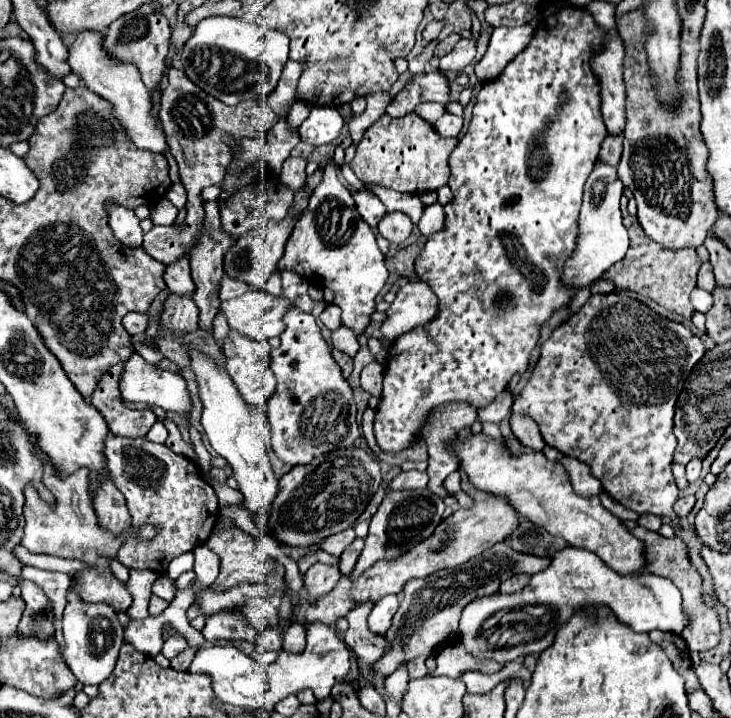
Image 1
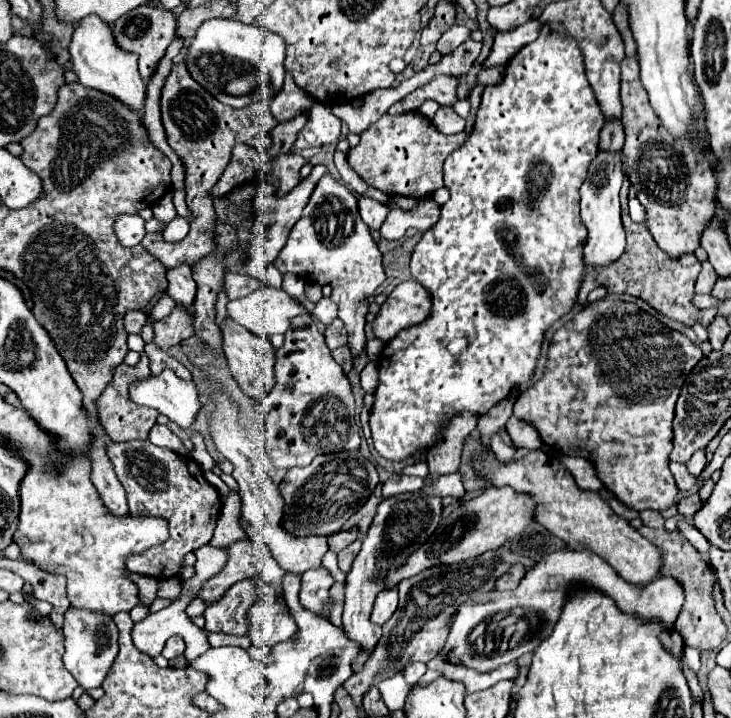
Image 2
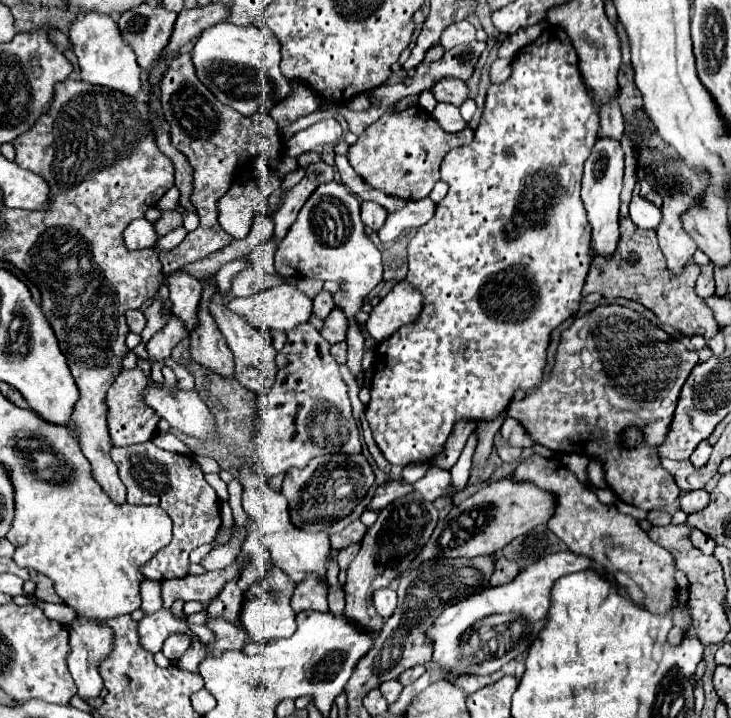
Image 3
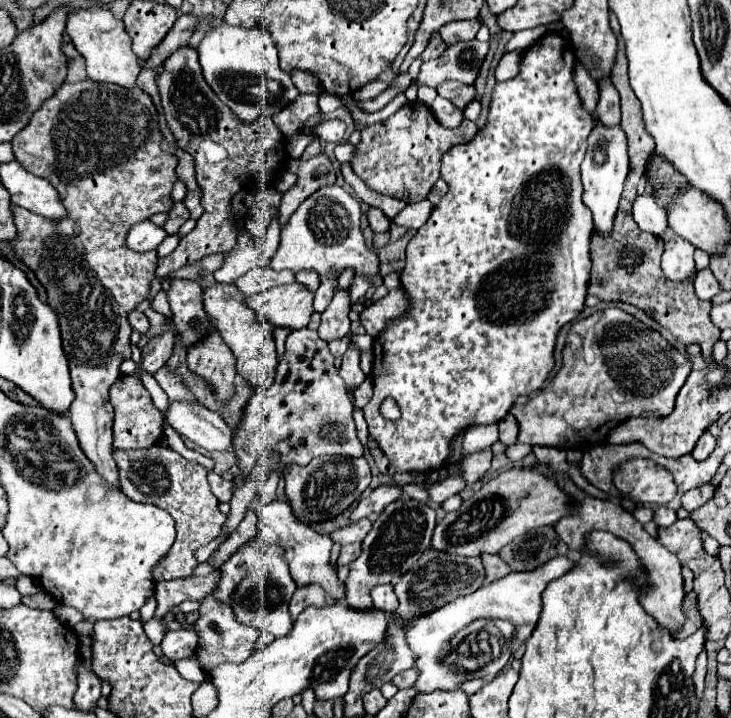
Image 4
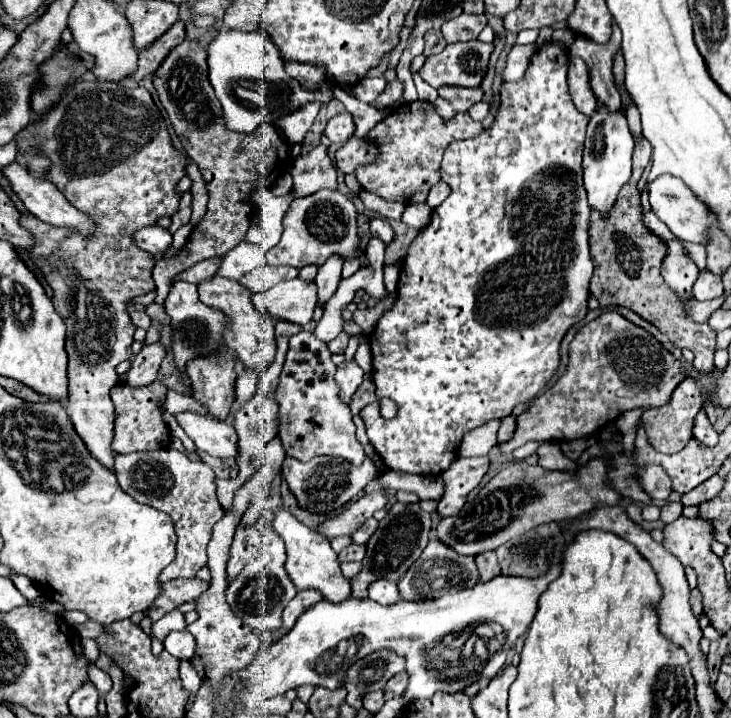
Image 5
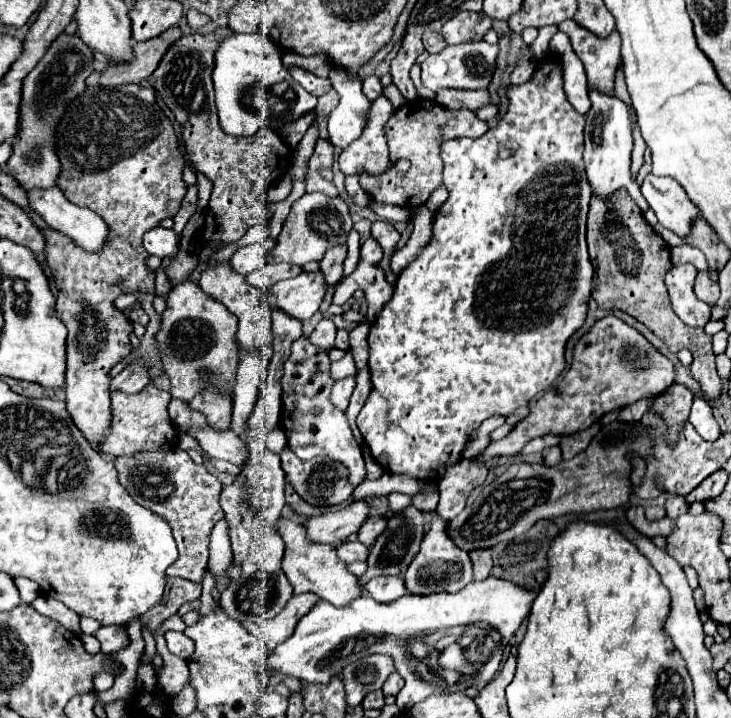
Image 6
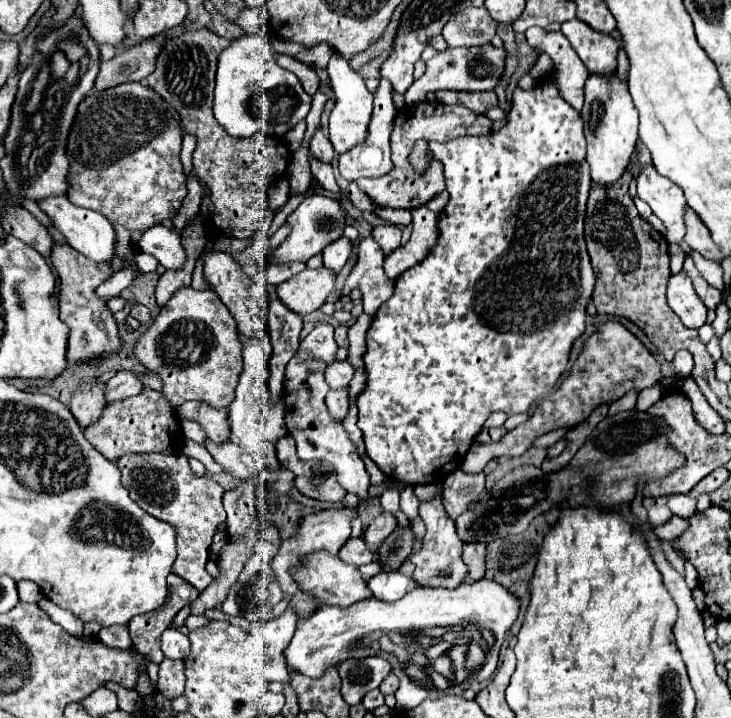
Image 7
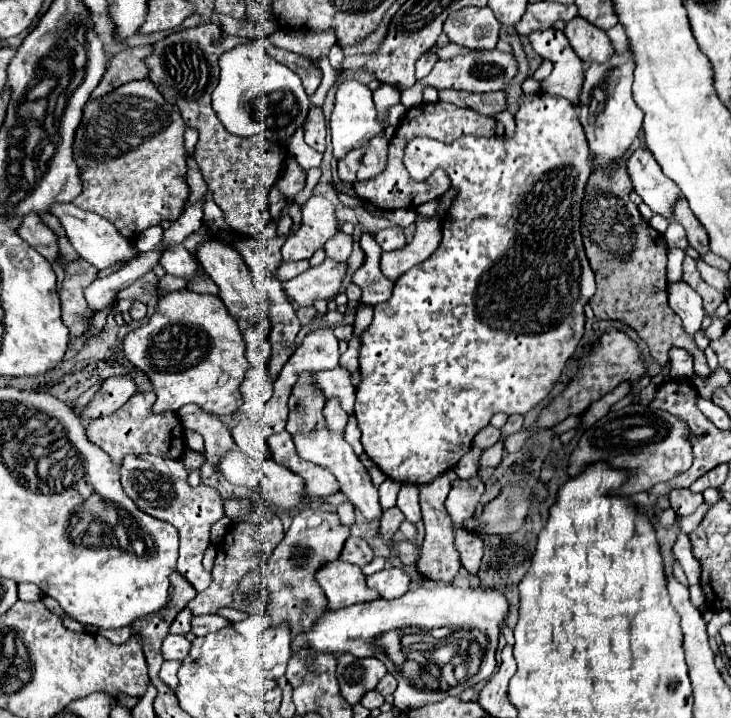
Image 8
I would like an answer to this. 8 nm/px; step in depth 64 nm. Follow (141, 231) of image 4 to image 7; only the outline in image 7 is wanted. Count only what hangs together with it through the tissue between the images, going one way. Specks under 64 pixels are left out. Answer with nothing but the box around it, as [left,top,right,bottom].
[140,224,184,268]

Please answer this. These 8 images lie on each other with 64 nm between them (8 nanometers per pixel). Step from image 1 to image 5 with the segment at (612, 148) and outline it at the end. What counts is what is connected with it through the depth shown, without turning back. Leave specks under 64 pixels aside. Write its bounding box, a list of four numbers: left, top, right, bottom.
[570,24,622,114]

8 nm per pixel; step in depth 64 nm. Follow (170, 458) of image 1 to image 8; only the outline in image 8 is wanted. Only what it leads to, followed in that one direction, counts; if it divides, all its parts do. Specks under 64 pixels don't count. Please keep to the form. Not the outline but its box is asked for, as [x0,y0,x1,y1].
[120,456,224,592]

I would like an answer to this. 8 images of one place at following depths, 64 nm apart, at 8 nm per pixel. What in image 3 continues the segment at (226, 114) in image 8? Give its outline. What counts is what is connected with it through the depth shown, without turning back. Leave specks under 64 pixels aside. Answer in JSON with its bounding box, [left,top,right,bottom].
[192,22,290,116]

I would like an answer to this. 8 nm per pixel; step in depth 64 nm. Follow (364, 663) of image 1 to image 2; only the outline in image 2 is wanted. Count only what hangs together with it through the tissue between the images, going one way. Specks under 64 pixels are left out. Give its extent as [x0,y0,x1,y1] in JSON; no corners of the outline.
[342,492,442,654]

